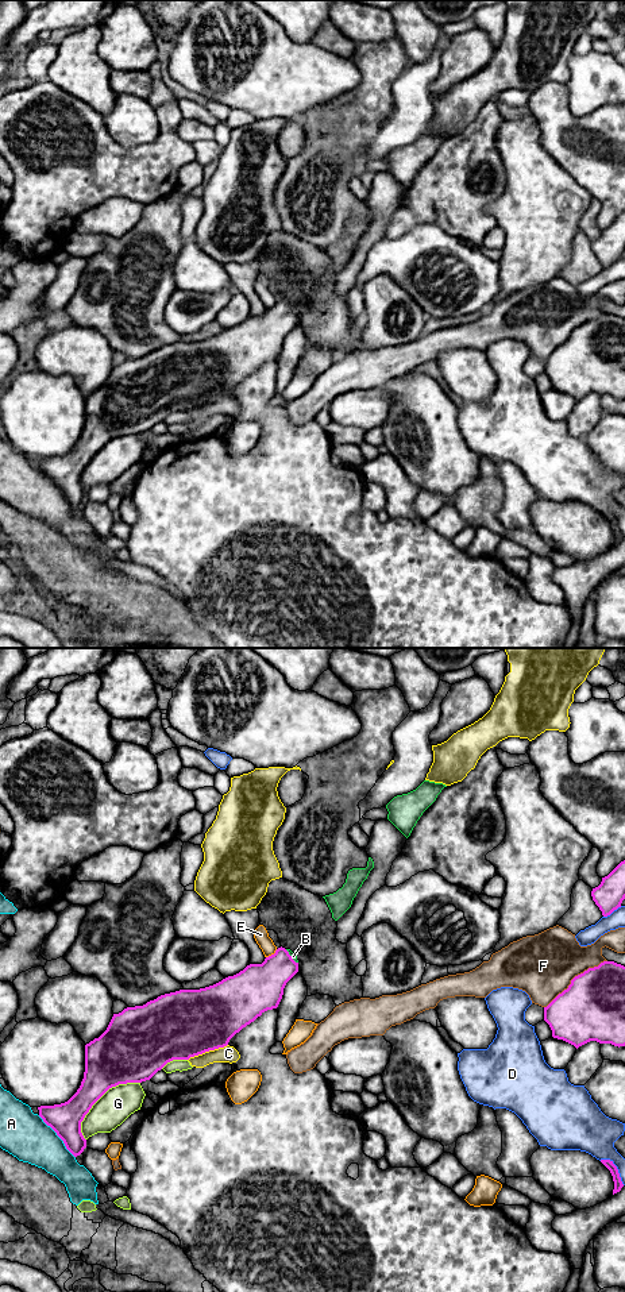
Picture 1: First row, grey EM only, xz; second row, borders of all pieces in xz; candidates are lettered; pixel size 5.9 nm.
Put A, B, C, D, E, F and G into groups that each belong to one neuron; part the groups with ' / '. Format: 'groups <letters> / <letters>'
groups A / B / C / D / E / F / G

